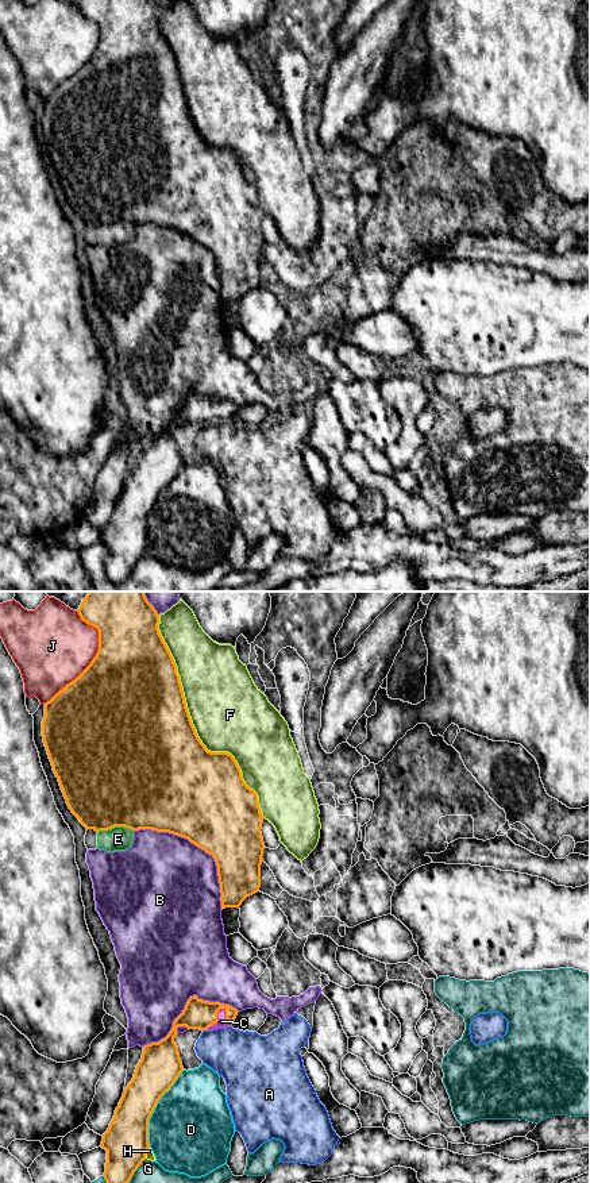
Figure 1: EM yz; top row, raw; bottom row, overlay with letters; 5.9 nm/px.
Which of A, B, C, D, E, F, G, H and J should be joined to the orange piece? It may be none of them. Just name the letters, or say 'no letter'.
C

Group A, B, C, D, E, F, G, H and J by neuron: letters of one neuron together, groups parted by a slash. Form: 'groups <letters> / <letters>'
groups A / B / C / D H / E / F / G / J

